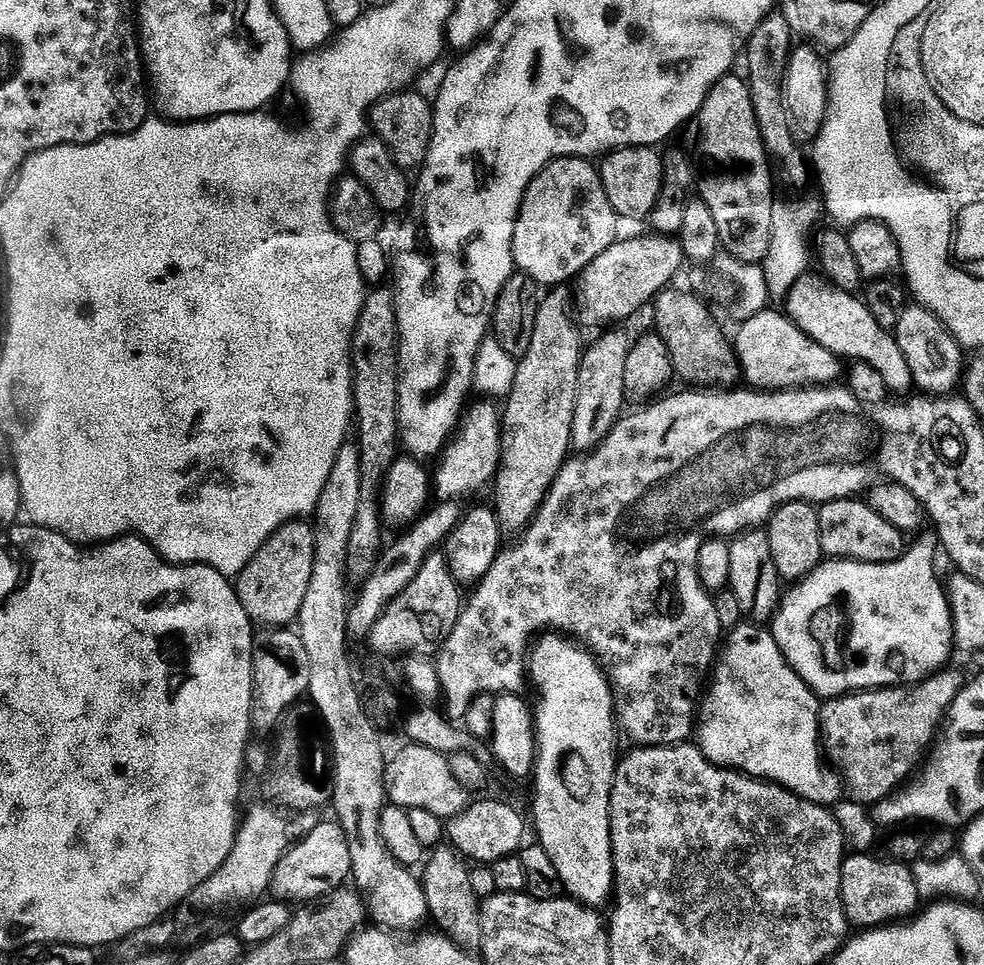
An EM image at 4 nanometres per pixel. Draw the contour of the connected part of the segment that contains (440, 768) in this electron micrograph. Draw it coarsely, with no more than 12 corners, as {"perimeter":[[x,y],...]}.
{"perimeter":[[409,743],[387,761],[387,799],[445,822],[469,806],[447,755]]}

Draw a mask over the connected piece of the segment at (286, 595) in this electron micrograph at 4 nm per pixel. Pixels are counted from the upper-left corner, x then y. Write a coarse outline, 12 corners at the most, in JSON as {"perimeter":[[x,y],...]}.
{"perimeter":[[280,525],[235,577],[260,626],[297,619],[315,562],[313,525]]}

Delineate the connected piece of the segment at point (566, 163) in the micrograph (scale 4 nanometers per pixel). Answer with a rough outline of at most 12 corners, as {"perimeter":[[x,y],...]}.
{"perimeter":[[584,158],[529,179],[510,228],[513,265],[563,285],[618,239]]}

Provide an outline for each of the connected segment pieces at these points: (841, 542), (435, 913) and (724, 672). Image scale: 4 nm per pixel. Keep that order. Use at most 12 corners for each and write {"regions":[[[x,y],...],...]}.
{"regions":[[[860,498],[819,505],[825,557],[889,564],[905,533]],[[451,846],[427,853],[422,904],[458,945],[479,945],[481,901]],[[734,625],[698,708],[708,760],[815,804],[821,701],[767,627]]]}

